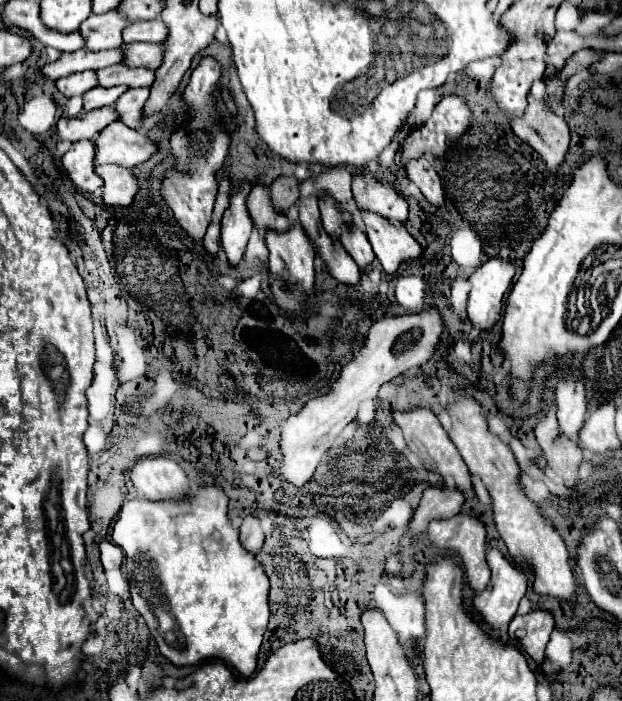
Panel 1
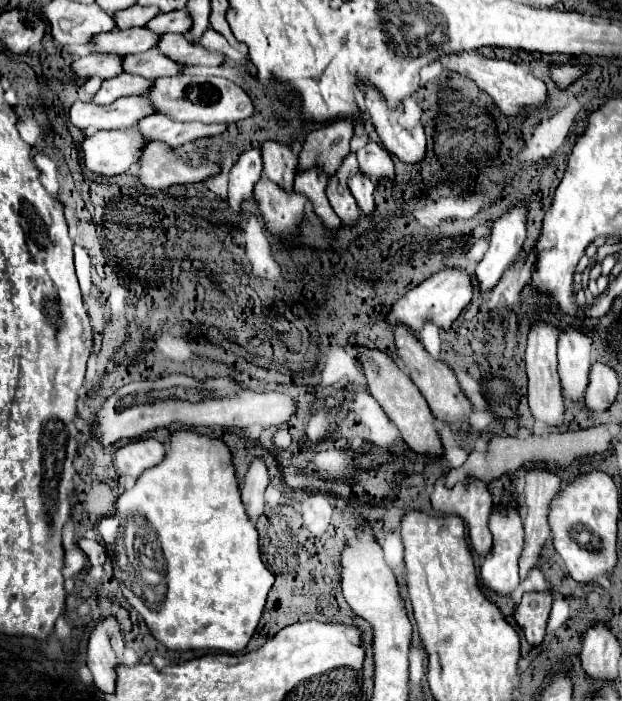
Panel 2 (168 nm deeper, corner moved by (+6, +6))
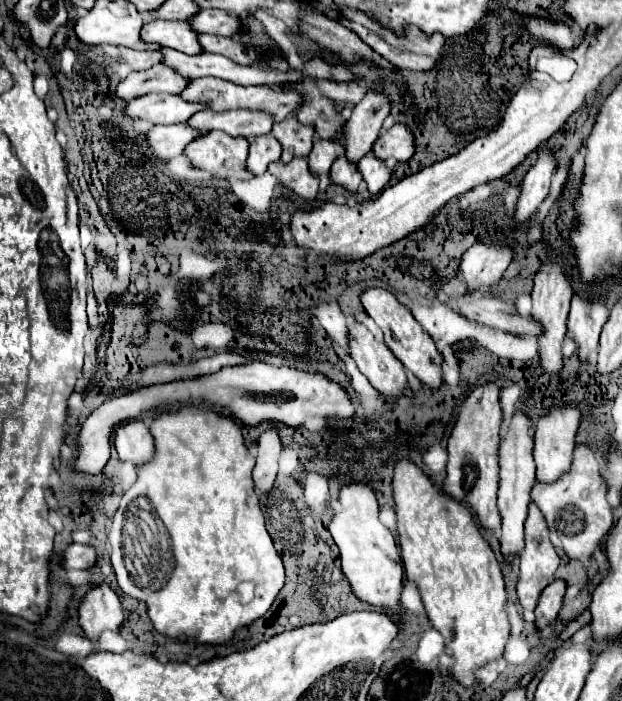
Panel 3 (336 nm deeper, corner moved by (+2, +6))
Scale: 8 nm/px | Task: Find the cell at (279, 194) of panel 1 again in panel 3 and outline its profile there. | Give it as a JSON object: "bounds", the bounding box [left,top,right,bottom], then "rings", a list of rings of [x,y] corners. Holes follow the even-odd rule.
{"bounds":[340,89,390,161],"rings":[[[382,89],[368,91],[364,101],[354,107],[348,125],[344,125],[344,137],[340,139],[350,161],[360,161],[368,151],[372,151],[372,145],[378,139],[378,131],[384,119],[390,115],[390,109],[390,99],[382,93]]]}

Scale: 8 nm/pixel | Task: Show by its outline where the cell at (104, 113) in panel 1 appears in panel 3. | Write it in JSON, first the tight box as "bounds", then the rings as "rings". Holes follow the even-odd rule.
{"bounds":[126,93,204,123],"rings":[[[148,93],[134,99],[126,109],[130,117],[148,119],[154,123],[186,123],[188,117],[198,111],[204,111],[204,105],[188,103],[180,95],[168,93]]]}

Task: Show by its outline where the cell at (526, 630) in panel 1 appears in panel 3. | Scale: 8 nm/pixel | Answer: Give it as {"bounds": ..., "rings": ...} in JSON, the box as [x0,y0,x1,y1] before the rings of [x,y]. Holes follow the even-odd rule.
{"bounds":[536,579,566,629],"rings":[[[556,579],[552,581],[540,595],[540,601],[538,601],[538,607],[536,607],[536,625],[542,629],[550,623],[556,621],[558,617],[558,611],[562,609],[562,599],[564,599],[564,593],[566,593],[566,581],[562,579]]]}

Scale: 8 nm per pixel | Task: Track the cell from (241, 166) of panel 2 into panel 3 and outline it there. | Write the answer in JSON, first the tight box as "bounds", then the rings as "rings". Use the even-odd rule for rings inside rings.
{"bounds":[248,135,282,175],"rings":[[[258,135],[254,137],[254,143],[250,145],[250,155],[248,155],[248,171],[254,175],[266,173],[268,165],[272,161],[278,161],[282,153],[282,145],[276,141],[276,137],[268,135]]]}

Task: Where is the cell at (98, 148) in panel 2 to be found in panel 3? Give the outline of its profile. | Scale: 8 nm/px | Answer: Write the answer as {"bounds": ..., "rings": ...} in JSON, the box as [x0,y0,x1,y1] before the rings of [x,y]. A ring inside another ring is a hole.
{"bounds":[146,123,208,161],"rings":[[[178,123],[178,125],[156,125],[154,129],[150,129],[146,133],[146,139],[150,143],[152,153],[162,159],[168,161],[172,157],[182,155],[182,151],[186,149],[188,143],[192,143],[196,137],[202,137],[208,131],[198,131],[192,129],[192,125],[188,123]]]}

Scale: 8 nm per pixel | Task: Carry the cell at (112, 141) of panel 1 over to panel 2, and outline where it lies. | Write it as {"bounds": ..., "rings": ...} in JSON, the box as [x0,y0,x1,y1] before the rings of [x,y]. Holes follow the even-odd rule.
{"bounds":[134,115,226,147],"rings":[[[152,115],[152,117],[144,117],[144,121],[140,121],[140,125],[134,125],[134,129],[140,129],[140,133],[148,137],[148,141],[162,141],[168,147],[180,147],[200,137],[220,135],[226,129],[226,125],[180,123],[180,121],[168,119],[166,115]]]}

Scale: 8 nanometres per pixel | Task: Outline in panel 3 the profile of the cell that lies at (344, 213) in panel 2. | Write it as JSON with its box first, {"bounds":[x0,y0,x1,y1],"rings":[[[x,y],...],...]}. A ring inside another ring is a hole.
{"bounds":[330,155,362,191],"rings":[[[344,155],[334,161],[334,165],[330,169],[330,179],[336,185],[346,187],[348,191],[356,191],[358,185],[362,183],[362,177],[360,177],[360,171],[356,169],[356,163],[348,161]]]}

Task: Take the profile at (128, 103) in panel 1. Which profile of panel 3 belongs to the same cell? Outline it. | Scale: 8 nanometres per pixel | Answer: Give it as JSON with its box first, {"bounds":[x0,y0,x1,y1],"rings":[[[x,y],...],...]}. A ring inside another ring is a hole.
{"bounds":[180,77,302,121],"rings":[[[200,77],[200,79],[192,79],[188,89],[184,89],[180,93],[186,101],[196,101],[196,103],[206,103],[208,109],[212,111],[228,111],[228,109],[254,109],[254,111],[268,111],[274,115],[274,121],[284,121],[288,115],[292,115],[300,105],[302,105],[302,97],[300,93],[296,93],[296,89],[274,89],[274,87],[244,87],[244,85],[236,85],[224,79],[216,79],[216,77]]]}

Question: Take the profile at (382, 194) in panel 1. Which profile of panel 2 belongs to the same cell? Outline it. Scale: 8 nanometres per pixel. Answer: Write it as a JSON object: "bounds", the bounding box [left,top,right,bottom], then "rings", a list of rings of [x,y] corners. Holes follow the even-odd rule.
{"bounds":[356,141,394,183],"rings":[[[370,141],[366,147],[356,151],[356,157],[358,157],[360,173],[370,177],[374,183],[394,181],[394,163],[392,163],[392,157],[378,143]]]}

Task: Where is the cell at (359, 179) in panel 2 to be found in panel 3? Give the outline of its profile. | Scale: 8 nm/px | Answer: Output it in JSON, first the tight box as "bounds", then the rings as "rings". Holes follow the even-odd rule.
{"bounds":[358,155,392,195],"rings":[[[364,155],[358,161],[358,169],[360,169],[360,173],[362,173],[362,177],[364,177],[366,185],[368,185],[368,191],[372,195],[380,193],[388,185],[388,181],[392,177],[392,171],[386,167],[386,163],[380,161],[374,155]]]}

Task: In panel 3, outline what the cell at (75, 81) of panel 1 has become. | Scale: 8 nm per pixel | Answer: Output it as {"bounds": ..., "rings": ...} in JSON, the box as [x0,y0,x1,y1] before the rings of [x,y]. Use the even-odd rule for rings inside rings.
{"bounds":[120,47,162,71],"rings":[[[120,47],[120,51],[122,51],[122,59],[134,71],[150,69],[154,63],[162,61],[162,53],[160,51],[136,51],[136,49],[128,49],[128,47]]]}

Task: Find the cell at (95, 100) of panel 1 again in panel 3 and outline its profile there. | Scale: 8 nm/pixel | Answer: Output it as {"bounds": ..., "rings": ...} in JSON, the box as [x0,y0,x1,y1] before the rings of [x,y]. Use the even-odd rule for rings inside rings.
{"bounds":[116,63,188,101],"rings":[[[156,63],[152,69],[130,73],[116,89],[116,95],[124,101],[132,101],[146,93],[182,93],[188,87],[188,77],[168,69],[164,63]]]}

